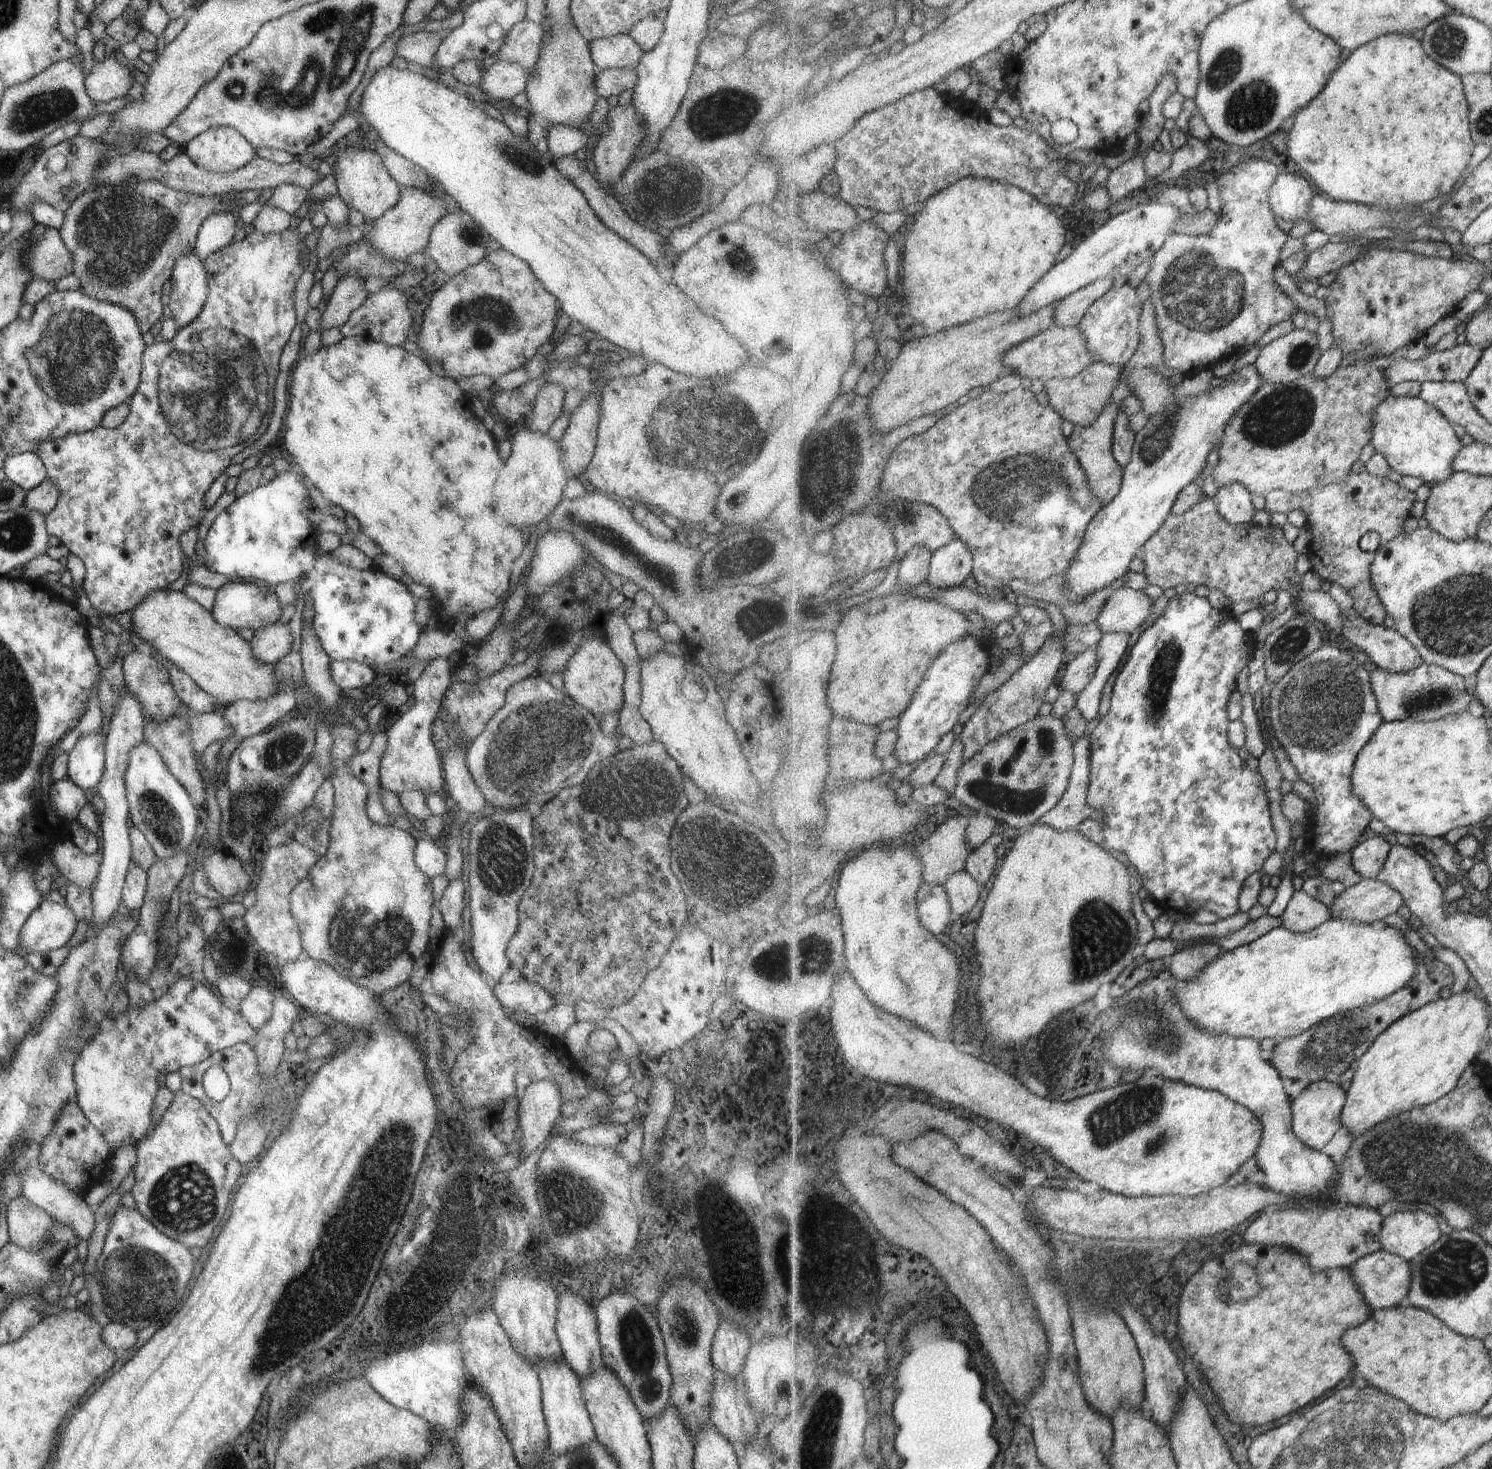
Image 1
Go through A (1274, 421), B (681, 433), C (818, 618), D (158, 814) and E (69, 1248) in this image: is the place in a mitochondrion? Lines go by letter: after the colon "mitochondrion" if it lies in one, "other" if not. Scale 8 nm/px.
A: mitochondrion
B: mitochondrion
C: other
D: mitochondrion
E: other

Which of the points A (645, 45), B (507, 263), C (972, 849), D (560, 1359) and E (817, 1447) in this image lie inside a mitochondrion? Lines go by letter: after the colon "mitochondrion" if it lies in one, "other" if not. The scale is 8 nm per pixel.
A: other
B: other
C: other
D: other
E: mitochondrion

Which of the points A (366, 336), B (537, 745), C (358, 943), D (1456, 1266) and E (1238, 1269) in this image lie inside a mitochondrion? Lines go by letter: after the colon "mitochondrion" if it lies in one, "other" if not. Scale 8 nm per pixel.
A: other
B: mitochondrion
C: mitochondrion
D: mitochondrion
E: mitochondrion

